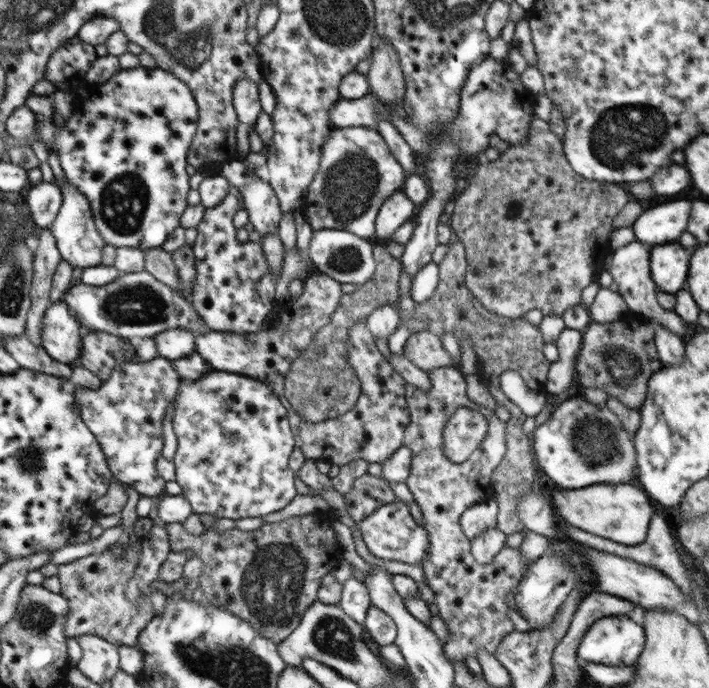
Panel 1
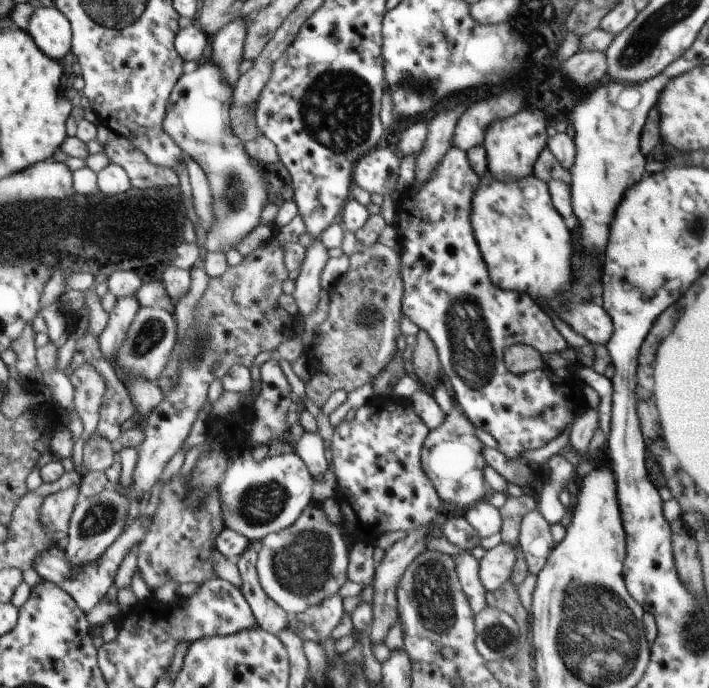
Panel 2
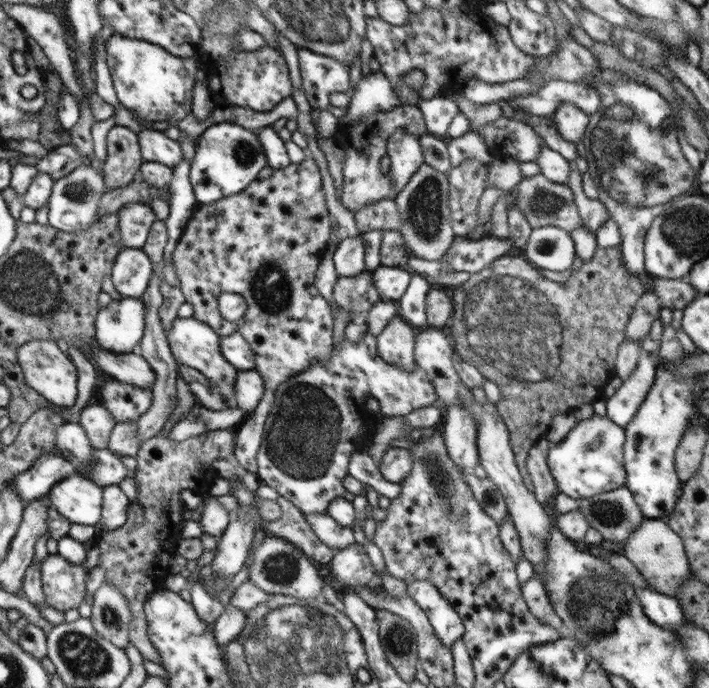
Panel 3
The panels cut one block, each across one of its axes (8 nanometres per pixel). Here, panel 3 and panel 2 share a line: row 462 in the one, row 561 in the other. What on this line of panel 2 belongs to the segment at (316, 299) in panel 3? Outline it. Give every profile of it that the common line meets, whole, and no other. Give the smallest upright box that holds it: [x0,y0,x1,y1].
[235,545,288,636]

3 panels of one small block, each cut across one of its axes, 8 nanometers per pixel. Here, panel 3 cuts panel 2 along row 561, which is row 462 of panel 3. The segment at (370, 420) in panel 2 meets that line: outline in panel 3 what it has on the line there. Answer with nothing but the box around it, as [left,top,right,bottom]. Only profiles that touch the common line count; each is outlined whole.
[257,331,439,514]

